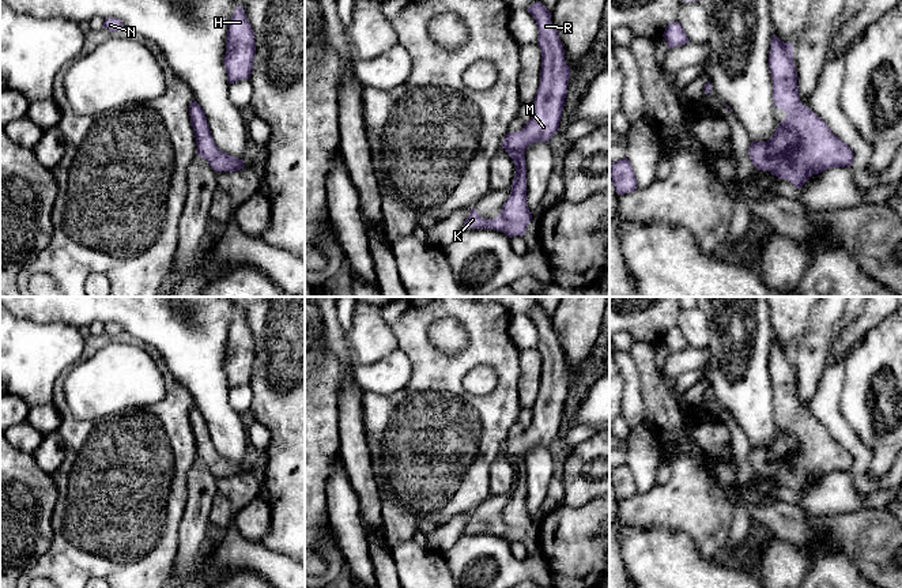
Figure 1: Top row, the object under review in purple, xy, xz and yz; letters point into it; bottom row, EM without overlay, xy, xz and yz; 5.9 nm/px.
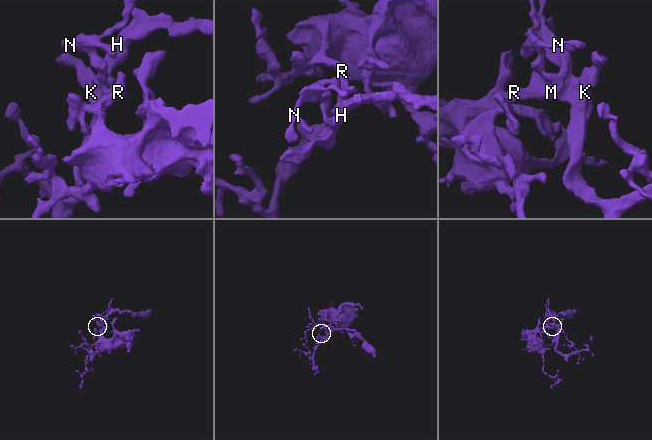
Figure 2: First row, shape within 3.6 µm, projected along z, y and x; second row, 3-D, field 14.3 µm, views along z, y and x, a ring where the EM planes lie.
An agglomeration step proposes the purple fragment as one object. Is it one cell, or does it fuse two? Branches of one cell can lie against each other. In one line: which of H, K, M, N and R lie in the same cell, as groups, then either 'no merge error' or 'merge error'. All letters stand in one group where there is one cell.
groups H K M N R; no merge error

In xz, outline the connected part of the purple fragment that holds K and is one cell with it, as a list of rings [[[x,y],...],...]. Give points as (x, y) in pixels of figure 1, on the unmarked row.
[[[541,306],[533,308],[528,317],[535,323],[539,333],[541,374],[531,425],[521,436],[507,437],[502,448],[516,471],[510,500],[495,524],[483,524],[472,513],[464,527],[464,534],[492,534],[510,543],[522,542],[532,524],[527,508],[525,453],[537,446],[550,446],[559,434],[570,382],[570,372],[565,366],[565,354],[551,327],[551,317]]]

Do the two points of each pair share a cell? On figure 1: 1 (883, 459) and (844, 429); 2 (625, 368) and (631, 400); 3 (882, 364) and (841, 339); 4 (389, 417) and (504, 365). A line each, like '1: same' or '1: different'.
1: different
2: same
3: different
4: same

